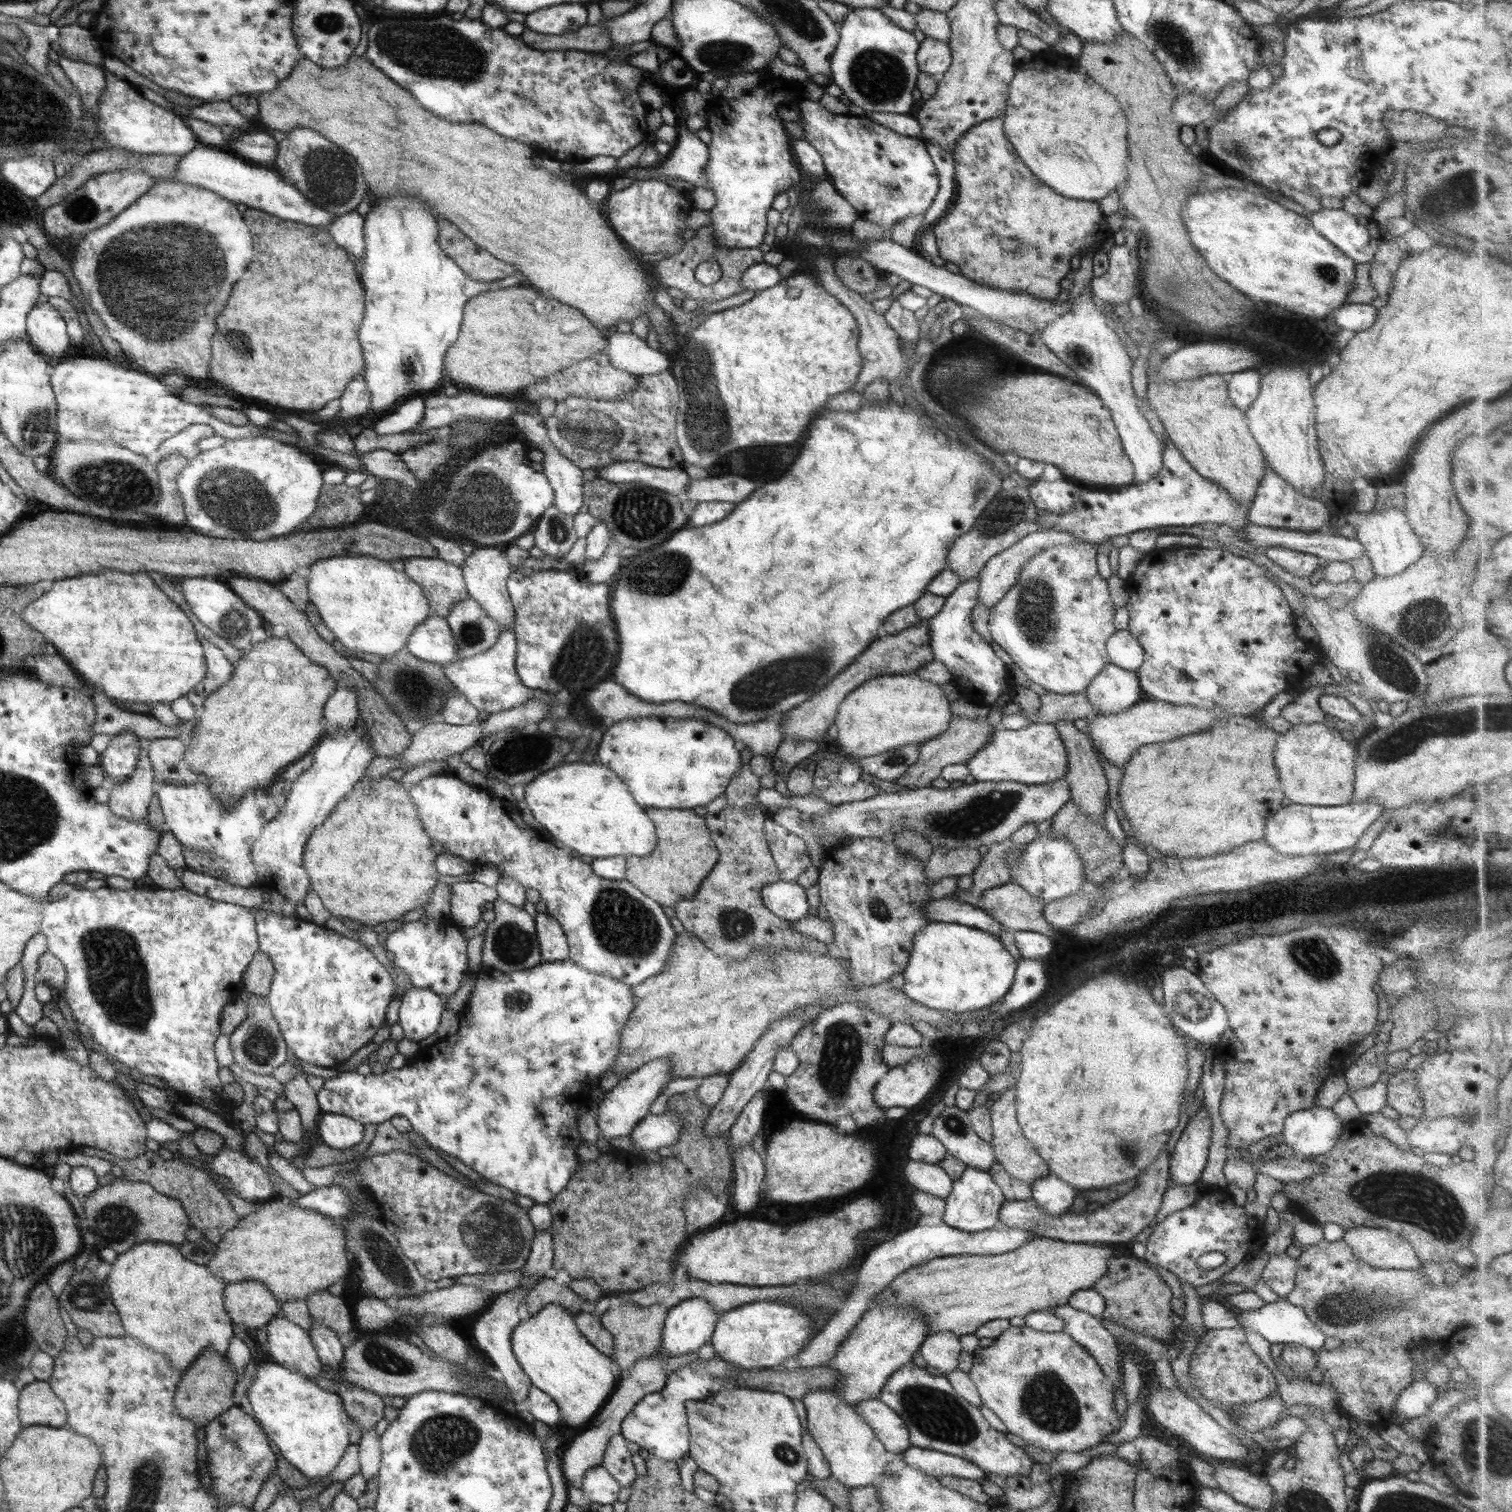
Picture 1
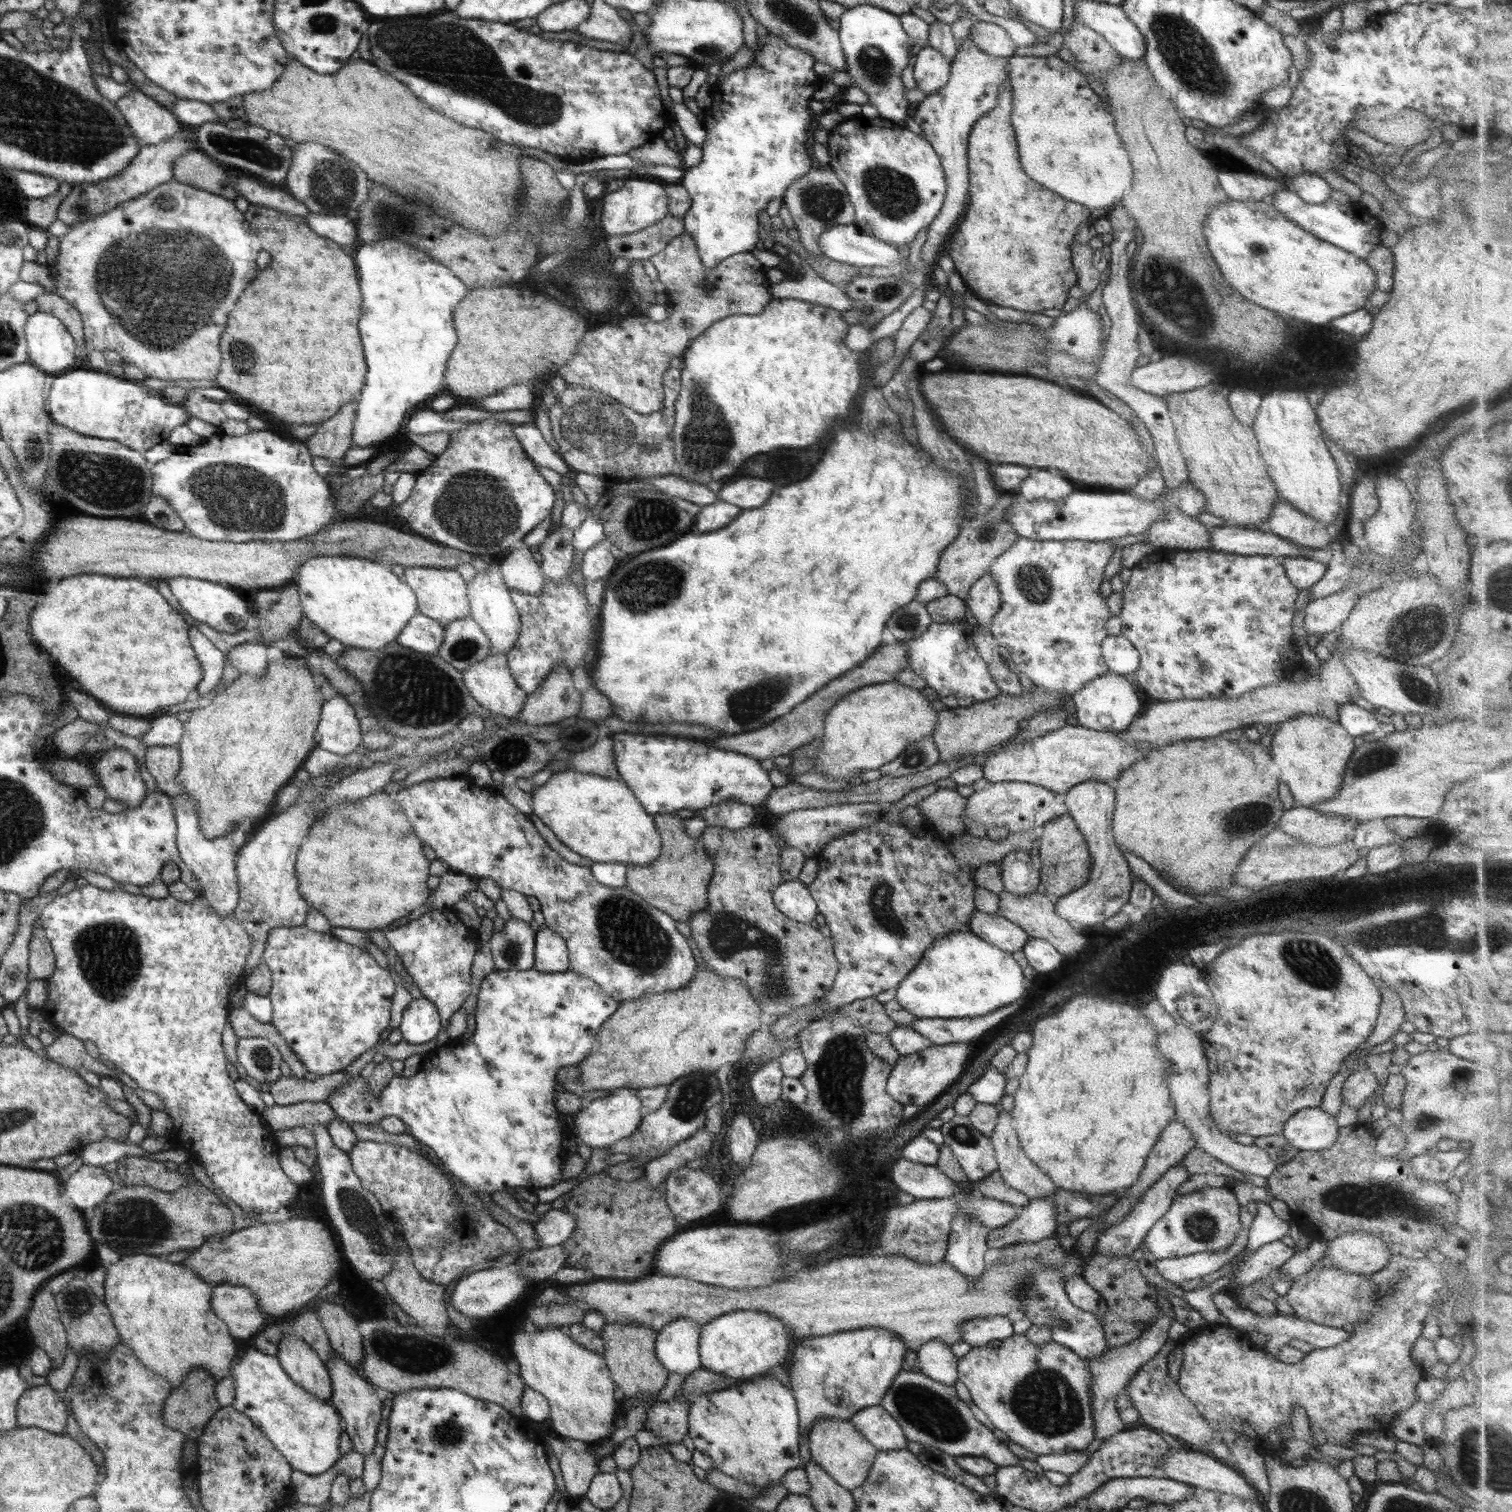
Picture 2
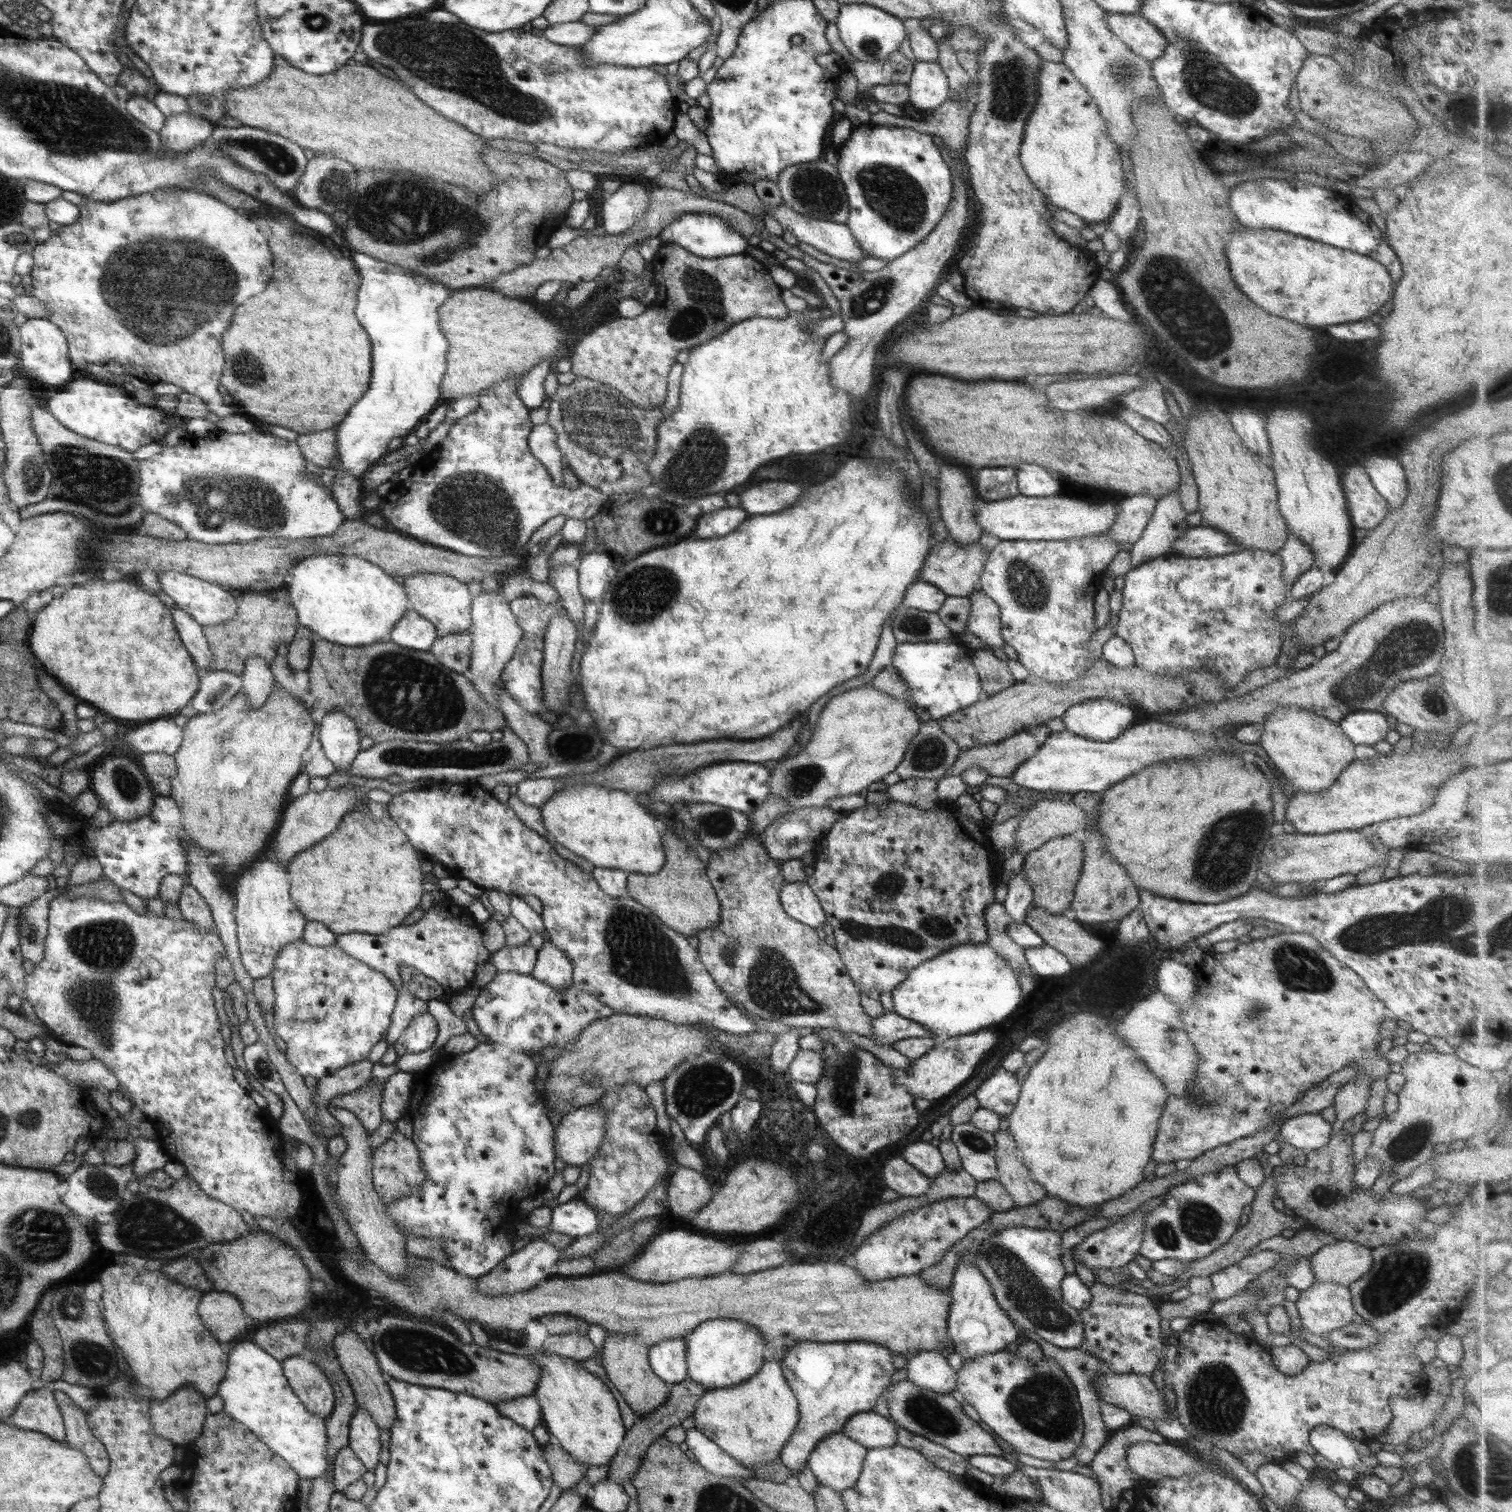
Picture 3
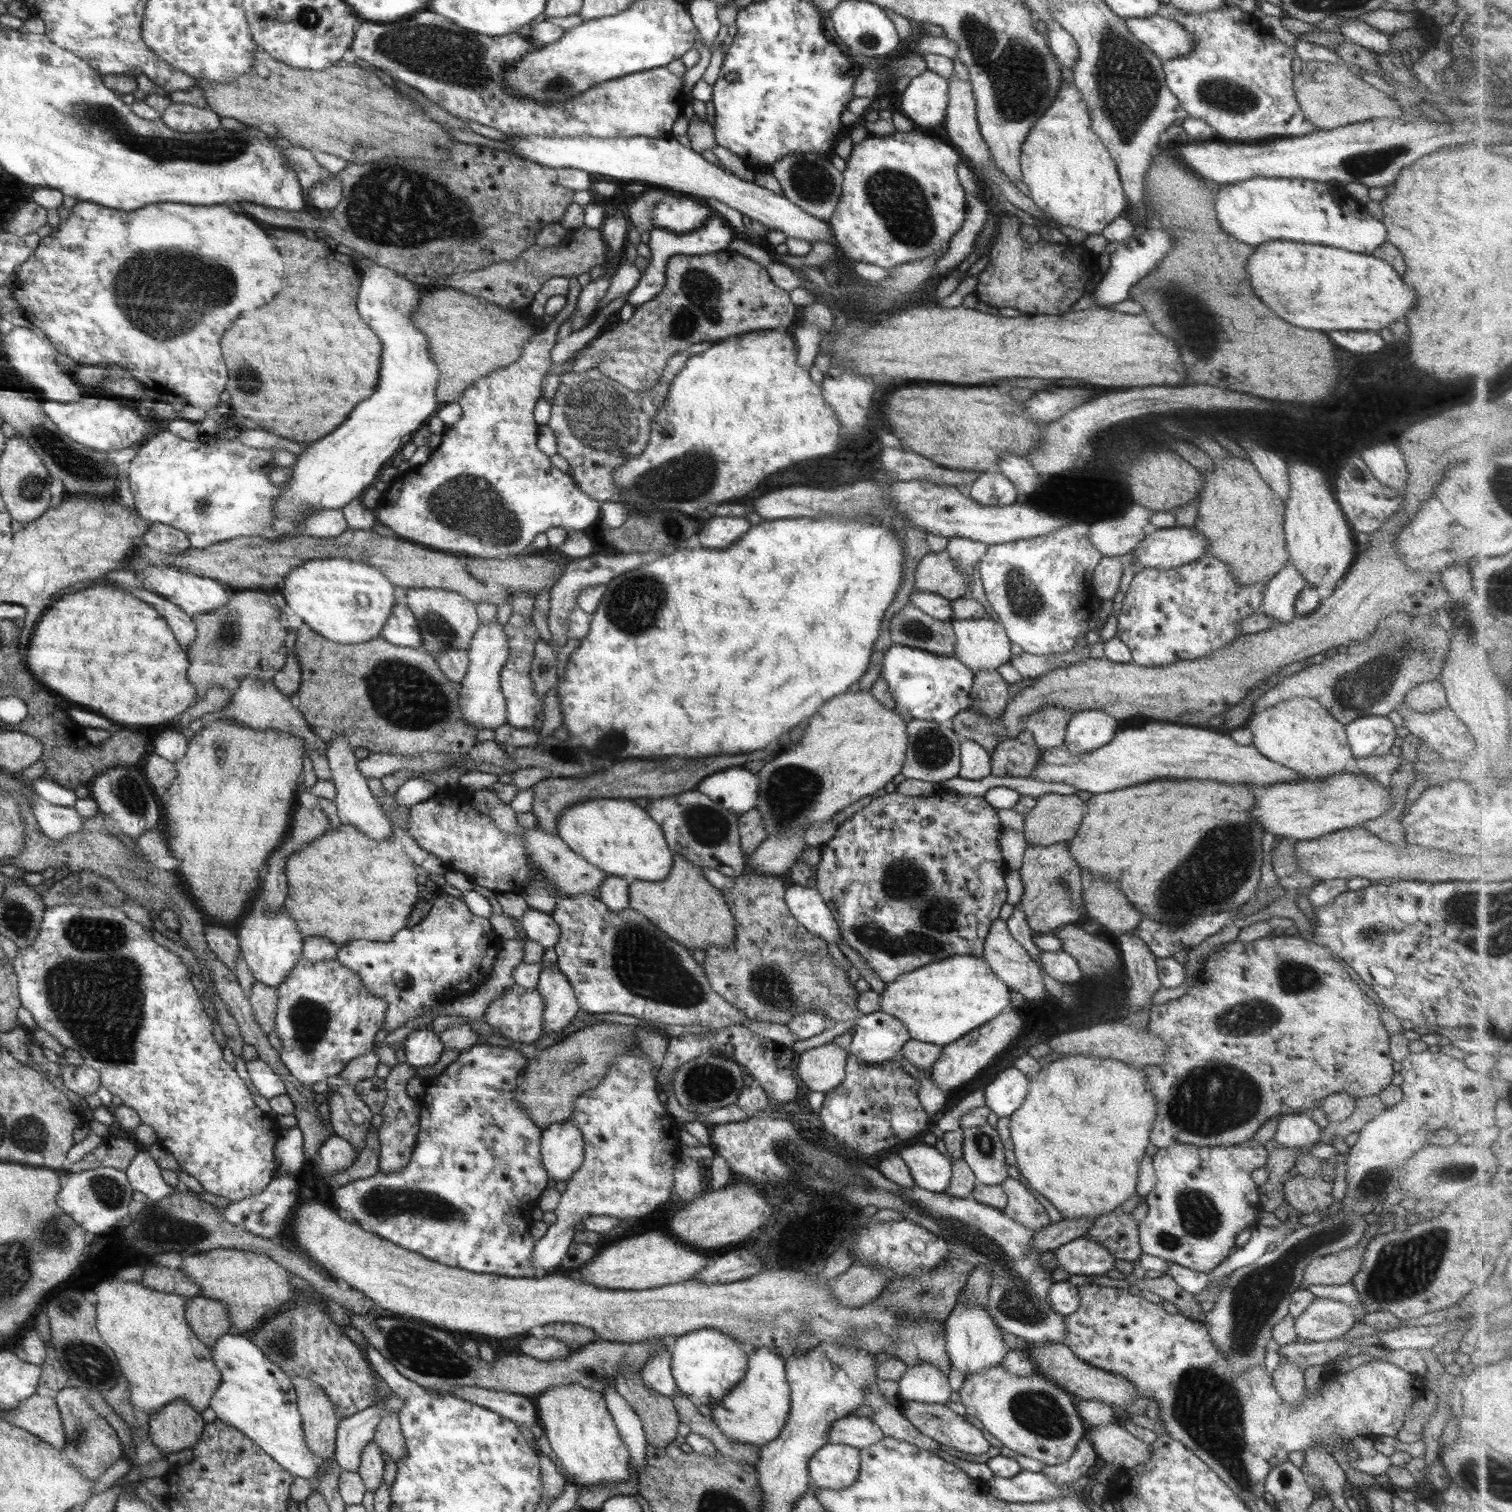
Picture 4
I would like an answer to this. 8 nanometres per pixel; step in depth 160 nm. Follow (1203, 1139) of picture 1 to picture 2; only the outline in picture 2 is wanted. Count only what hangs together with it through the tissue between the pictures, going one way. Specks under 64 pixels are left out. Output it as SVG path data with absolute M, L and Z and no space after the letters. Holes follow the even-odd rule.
M1180 1163L1173 1168L1168 1169L1160 1180L1157 1180L1131 1209L1127 1216L1123 1216L1116 1224L1112 1224L1105 1232L1100 1233L1097 1242L1094 1246L1095 1251L1103 1255L1112 1256L1127 1256L1132 1257L1132 1254L1142 1244L1142 1239L1146 1233L1158 1222L1162 1216L1168 1212L1178 1188L1186 1182L1191 1176L1184 1166Z

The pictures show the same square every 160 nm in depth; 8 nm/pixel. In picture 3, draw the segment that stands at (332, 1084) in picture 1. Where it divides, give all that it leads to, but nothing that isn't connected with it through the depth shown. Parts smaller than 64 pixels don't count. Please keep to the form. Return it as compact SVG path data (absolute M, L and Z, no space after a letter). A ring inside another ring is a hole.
M498 971L493 980L485 985L479 992L479 996L472 1008L472 1018L476 1020L480 1032L487 1038L485 1041L479 1041L474 1050L470 1052L463 1052L459 1055L448 1055L444 1060L432 1062L431 1065L417 1071L414 1075L414 1083L412 1094L407 1106L406 1114L412 1120L413 1135L412 1140L417 1143L418 1152L421 1154L421 1160L425 1165L425 1171L428 1173L425 1183L422 1185L419 1192L411 1194L410 1196L401 1196L397 1200L393 1200L386 1204L389 1215L394 1219L395 1225L406 1236L406 1232L412 1232L415 1236L420 1238L432 1237L444 1239L444 1252L448 1260L452 1264L452 1268L466 1276L478 1278L484 1276L486 1273L494 1270L500 1263L512 1255L512 1240L508 1238L508 1232L512 1230L504 1230L504 1224L500 1224L498 1214L500 1212L508 1212L508 1206L516 1206L520 1200L532 1203L532 1194L546 1190L546 1184L554 1176L556 1166L556 1140L554 1136L554 1126L550 1124L548 1116L546 1116L546 1108L544 1108L543 1098L538 1096L536 1090L536 1062L532 1060L534 1054L538 1054L544 1046L558 1046L558 1048L565 1048L570 1043L573 1043L579 1038L581 1032L588 1026L592 1025L596 1020L607 1018L614 1015L616 1012L612 1008L608 1008L597 996L591 992L583 991L576 985L565 989L557 989L549 984L543 983L537 977L532 975L518 974L513 972L500 972Z

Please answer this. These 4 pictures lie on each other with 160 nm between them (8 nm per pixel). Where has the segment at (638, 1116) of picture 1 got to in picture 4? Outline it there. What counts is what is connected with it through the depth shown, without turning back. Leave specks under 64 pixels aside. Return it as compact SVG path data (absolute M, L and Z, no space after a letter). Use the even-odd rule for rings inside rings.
M572 1121L556 1123L545 1129L541 1156L552 1180L568 1180L585 1161L585 1136Z

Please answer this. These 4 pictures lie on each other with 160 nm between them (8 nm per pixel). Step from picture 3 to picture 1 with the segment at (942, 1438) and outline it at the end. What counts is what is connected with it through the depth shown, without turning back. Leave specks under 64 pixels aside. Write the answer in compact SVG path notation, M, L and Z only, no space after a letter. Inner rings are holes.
M910 1362L894 1372L887 1380L886 1386L882 1388L879 1400L901 1416L908 1428L911 1445L969 1460L977 1464L988 1477L994 1477L996 1480L1009 1480L1011 1475L1027 1476L1035 1464L1035 1460L1031 1459L1024 1448L1012 1444L1004 1433L990 1426L978 1406L972 1406L962 1396L956 1394L945 1376L932 1376L928 1370L916 1364Z

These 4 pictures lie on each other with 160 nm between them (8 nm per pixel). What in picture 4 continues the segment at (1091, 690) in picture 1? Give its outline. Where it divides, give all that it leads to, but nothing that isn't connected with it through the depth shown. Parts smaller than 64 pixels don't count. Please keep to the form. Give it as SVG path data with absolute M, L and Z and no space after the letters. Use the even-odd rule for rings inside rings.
M1083 710L1074 713L1066 725L1064 745L1070 752L1081 755L1106 746L1122 722L1099 710Z

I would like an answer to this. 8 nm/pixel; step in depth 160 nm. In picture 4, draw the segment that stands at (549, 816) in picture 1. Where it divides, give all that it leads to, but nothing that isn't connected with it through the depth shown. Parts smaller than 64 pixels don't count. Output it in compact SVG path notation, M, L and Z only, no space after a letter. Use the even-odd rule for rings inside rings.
M599 798L566 807L557 824L557 835L570 850L576 851L606 875L659 883L666 880L672 868L673 850L665 841L661 825L630 800Z

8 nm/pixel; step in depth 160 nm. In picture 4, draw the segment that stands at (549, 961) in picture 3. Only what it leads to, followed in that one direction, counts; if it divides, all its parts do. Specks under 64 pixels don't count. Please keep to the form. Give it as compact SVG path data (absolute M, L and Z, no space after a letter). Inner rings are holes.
M557 964L541 966L536 989L545 1000L545 1034L567 1033L572 1020L581 1012L580 1002L565 975Z

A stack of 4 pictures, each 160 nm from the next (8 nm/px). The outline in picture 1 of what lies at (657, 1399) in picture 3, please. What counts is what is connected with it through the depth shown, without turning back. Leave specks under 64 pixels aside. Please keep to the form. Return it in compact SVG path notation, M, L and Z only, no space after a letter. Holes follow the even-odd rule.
M627 1302L614 1303L600 1316L600 1321L615 1340L615 1351L612 1358L618 1364L622 1378L642 1360L650 1360L661 1355L664 1343L664 1324L668 1314L667 1306L657 1304L652 1307L638 1306Z

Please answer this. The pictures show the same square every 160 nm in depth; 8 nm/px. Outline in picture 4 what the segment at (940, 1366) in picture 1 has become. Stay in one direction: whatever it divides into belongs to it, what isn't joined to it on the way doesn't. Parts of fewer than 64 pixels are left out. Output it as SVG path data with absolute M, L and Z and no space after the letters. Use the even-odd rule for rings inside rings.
M916 1364L909 1366L908 1371L898 1380L899 1400L904 1402L928 1402L934 1404L947 1405L951 1402L951 1393L953 1390L949 1384L949 1378L932 1364Z

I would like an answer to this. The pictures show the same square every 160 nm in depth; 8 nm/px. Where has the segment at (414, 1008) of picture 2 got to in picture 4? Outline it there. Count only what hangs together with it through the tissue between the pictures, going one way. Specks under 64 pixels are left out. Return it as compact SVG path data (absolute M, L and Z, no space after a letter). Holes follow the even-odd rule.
M423 1027L410 1032L402 1048L406 1052L406 1063L419 1068L438 1062L445 1046L439 1034L432 1031L430 1027Z

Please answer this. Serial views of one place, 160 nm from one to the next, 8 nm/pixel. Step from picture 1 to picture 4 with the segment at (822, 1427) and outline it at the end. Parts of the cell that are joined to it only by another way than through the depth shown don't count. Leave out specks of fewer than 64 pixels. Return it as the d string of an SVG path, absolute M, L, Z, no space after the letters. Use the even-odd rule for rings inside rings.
M826 1444L810 1457L808 1470L814 1484L829 1490L848 1488L860 1474L861 1452L846 1444Z

